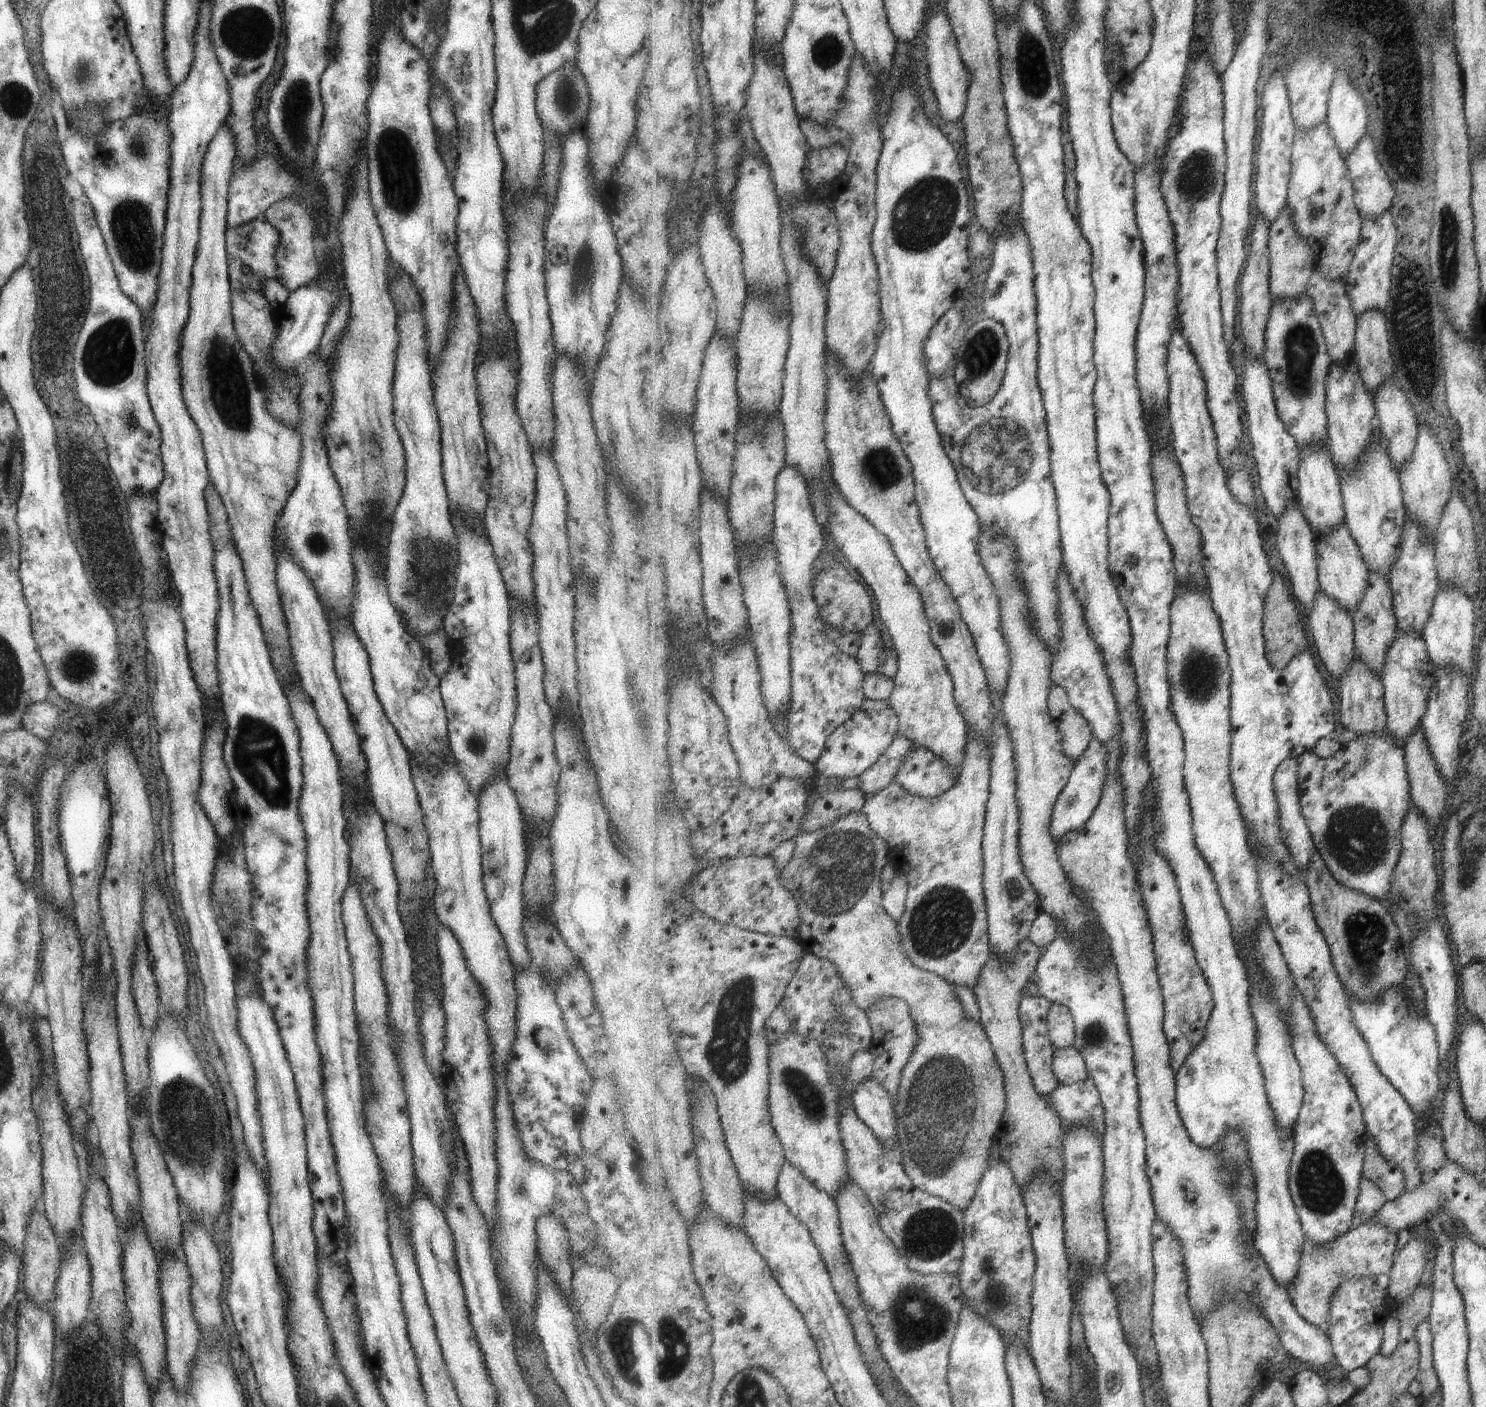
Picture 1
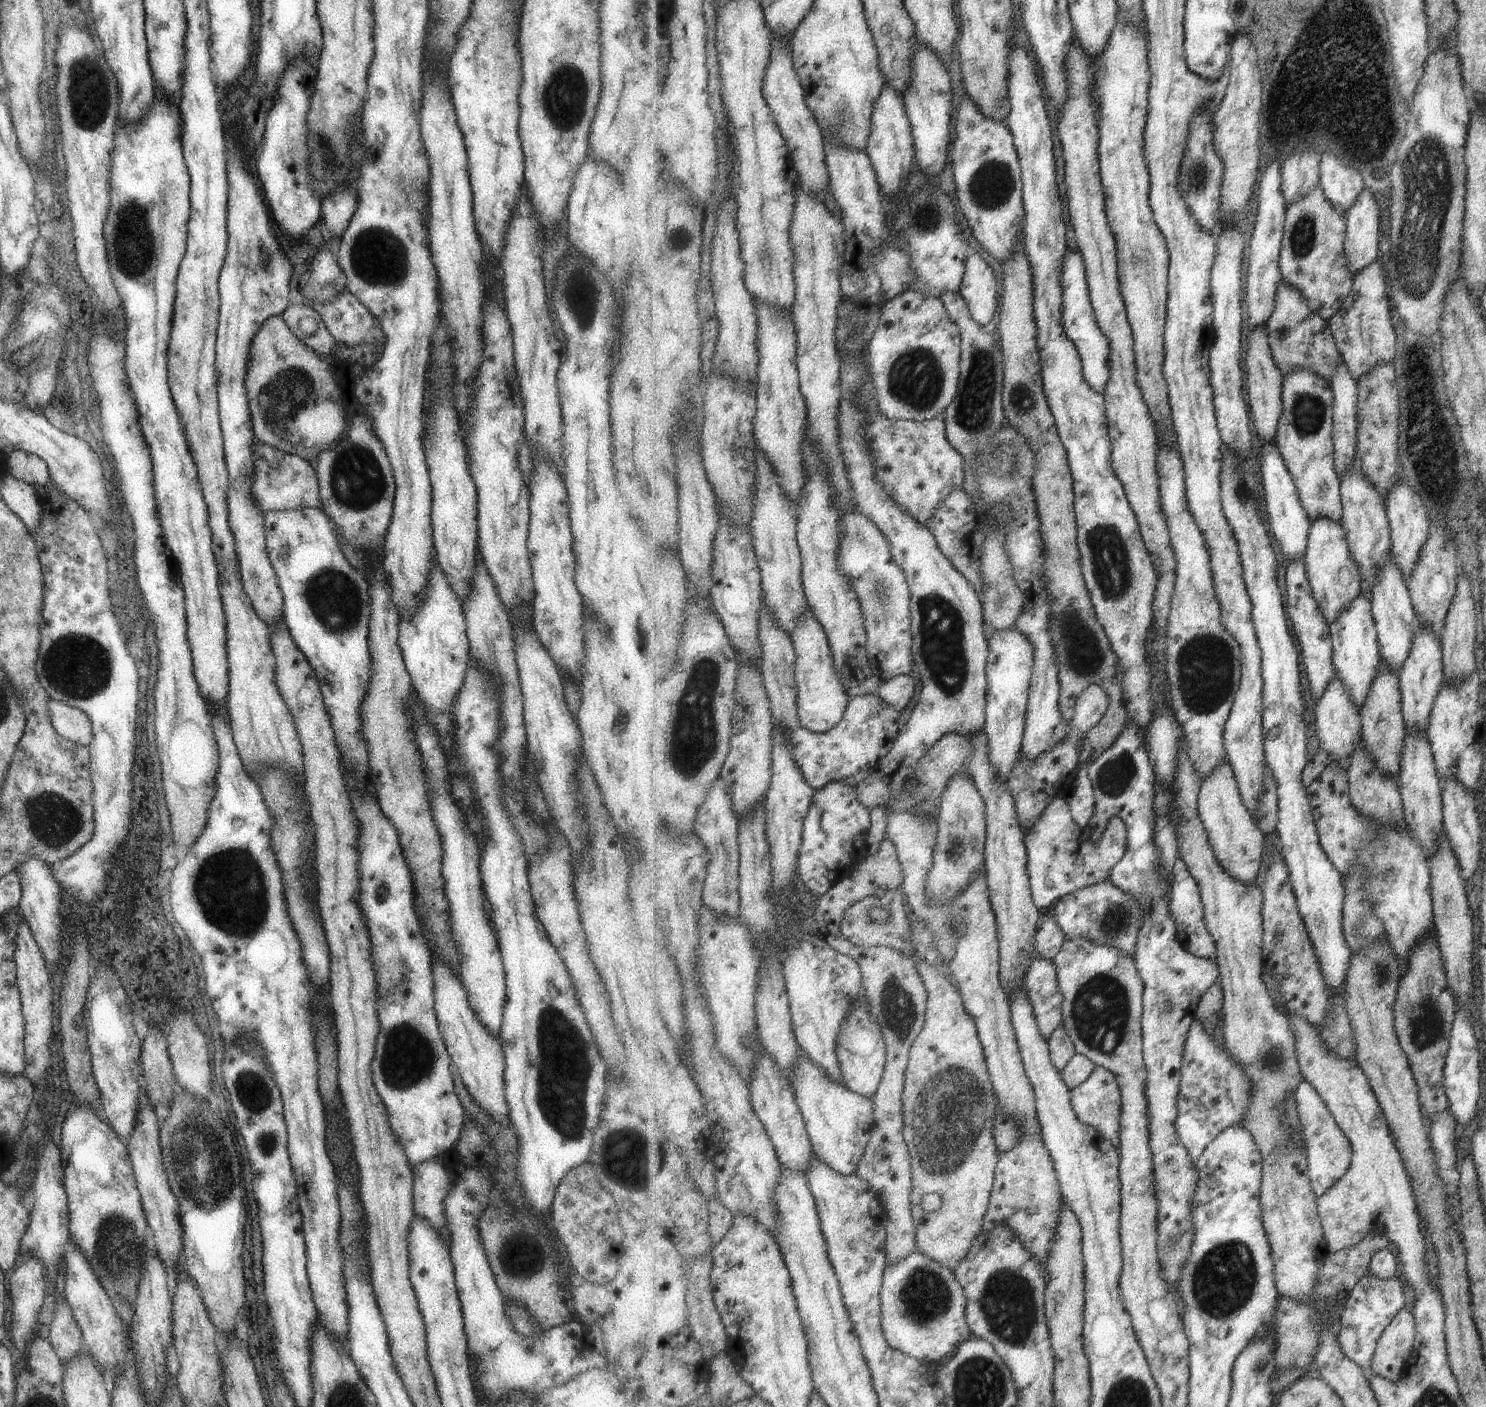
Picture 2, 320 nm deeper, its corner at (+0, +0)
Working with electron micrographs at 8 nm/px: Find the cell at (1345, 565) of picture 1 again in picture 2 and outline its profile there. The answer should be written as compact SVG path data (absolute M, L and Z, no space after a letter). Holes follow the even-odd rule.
M1363 594L1345 606L1345 610L1337 616L1335 623L1330 626L1332 645L1334 646L1334 666L1336 673L1341 676L1345 690L1349 692L1355 706L1363 707L1367 702L1367 696L1371 692L1371 686L1379 674L1379 666L1382 662L1381 646L1376 628L1373 604L1370 596Z

